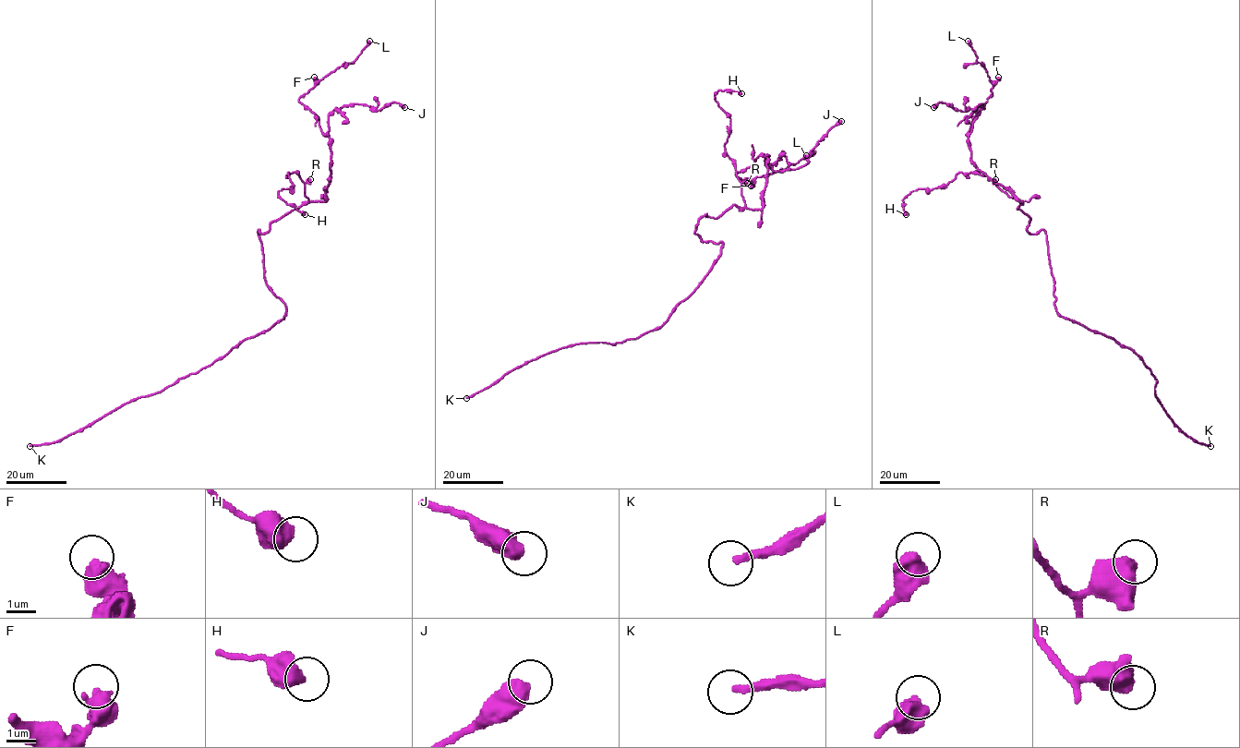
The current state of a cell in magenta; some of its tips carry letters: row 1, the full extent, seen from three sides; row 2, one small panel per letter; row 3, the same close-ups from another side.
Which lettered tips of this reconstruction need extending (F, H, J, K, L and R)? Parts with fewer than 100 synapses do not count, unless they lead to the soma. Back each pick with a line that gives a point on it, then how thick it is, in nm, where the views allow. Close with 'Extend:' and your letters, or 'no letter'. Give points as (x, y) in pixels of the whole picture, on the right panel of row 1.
K: Place: (1210, 446). Thickness 240 nm
Extend: K

